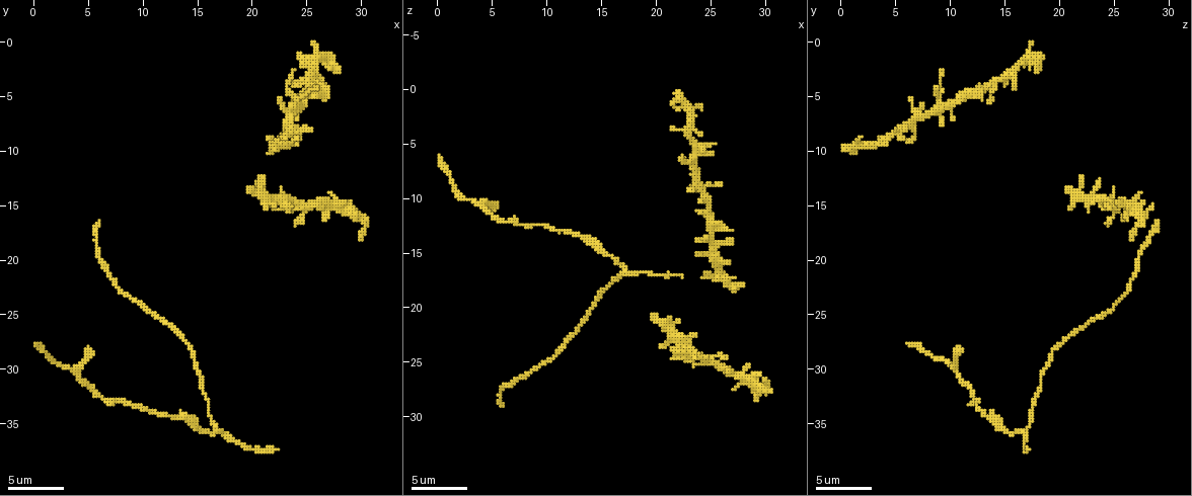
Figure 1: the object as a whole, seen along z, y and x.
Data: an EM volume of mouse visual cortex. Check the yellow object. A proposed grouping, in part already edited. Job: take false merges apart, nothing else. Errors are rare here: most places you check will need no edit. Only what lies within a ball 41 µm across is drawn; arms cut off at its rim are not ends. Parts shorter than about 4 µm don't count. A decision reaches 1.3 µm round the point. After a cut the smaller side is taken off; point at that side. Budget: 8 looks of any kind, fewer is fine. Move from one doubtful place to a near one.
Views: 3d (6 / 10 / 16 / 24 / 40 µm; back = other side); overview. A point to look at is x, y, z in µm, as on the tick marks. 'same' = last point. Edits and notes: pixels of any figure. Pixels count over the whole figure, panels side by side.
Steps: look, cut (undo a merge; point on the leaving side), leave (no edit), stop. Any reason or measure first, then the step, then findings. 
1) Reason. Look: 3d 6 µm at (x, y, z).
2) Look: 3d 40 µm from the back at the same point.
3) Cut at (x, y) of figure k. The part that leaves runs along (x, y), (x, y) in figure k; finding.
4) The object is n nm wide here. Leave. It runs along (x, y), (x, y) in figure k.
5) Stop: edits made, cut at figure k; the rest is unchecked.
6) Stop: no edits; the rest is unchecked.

Look: 3d 10 µm at (12.8, 26.4, 22.0).

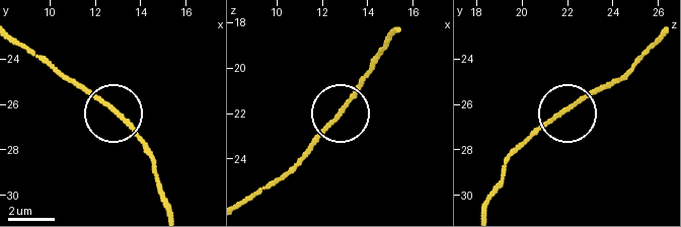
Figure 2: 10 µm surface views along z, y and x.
Leave. It runs along (114, 108), (116, 119), (149, 151) in figure 2; continuous, no second neuron.

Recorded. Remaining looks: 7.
Calibre changes. Look: 3d 16 µm at (24.0, 3.8, 15.0).

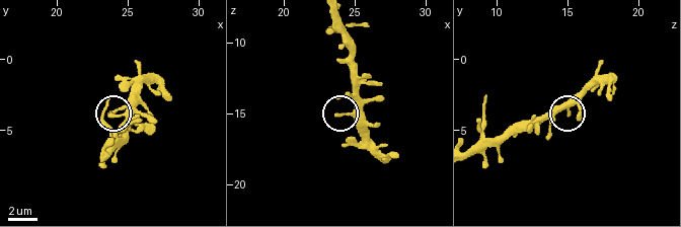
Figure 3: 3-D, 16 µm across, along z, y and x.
Leave. Continuous, no second neuron.

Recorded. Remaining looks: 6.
Four-way junction. Look: 3d 10 µm at (21.2, 14.0, 22.0).

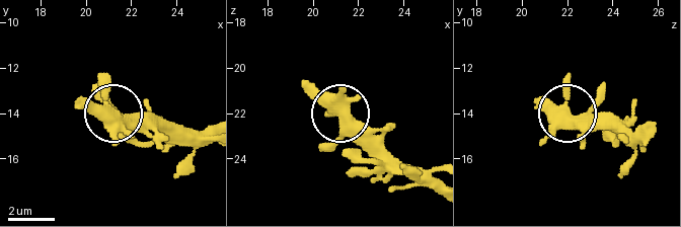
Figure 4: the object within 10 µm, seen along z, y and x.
Leave. Continuous, no second neuron.

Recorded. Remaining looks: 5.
Looks like a crossing. Look: 3d 6 µm at (24.0, 5.8, 8.8).

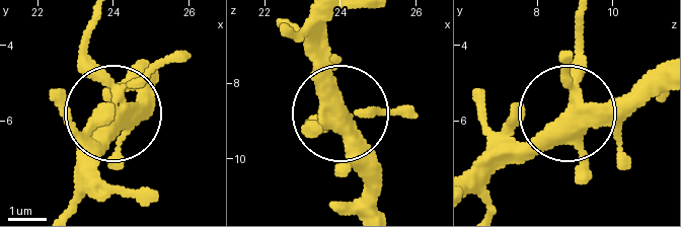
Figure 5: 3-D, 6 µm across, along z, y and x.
Other side. Look: 3d 6 µm from the back at (24.10, 5.75, 9.00).

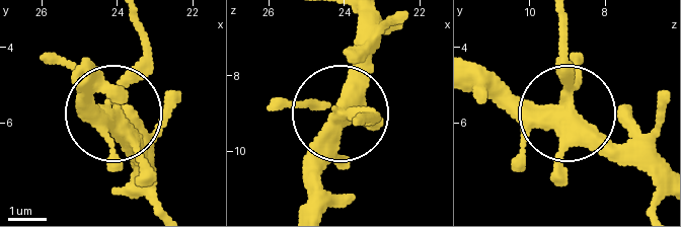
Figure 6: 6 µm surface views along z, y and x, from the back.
Leave. Continuous, no second neuron.

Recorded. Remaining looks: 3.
Stop: no edits; the rest is unchecked.

